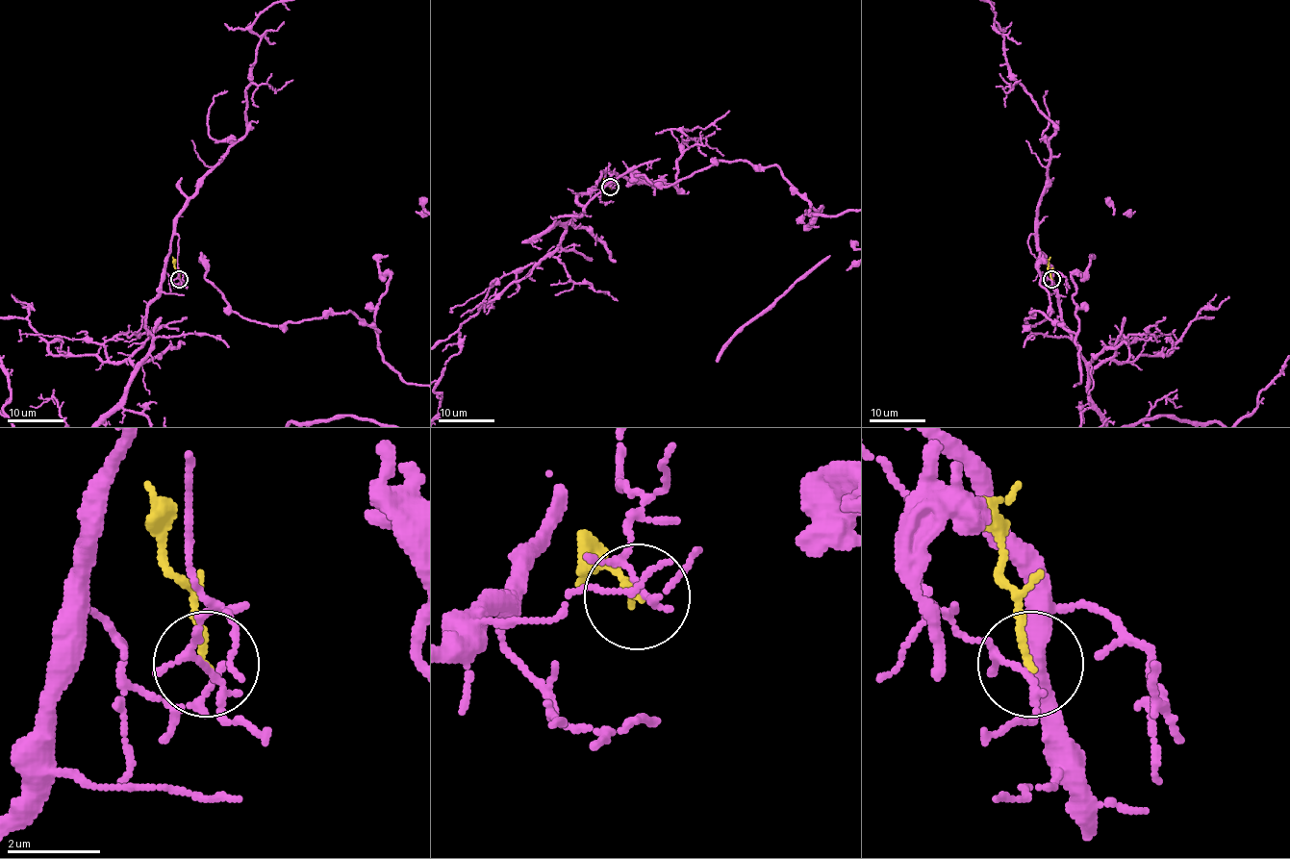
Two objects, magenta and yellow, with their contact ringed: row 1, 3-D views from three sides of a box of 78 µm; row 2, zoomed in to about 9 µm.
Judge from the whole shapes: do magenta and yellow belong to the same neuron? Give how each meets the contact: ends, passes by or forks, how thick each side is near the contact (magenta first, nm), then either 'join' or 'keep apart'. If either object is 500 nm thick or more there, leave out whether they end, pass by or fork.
magenta forks | yellow ends | 110/140 nm | keep apart

